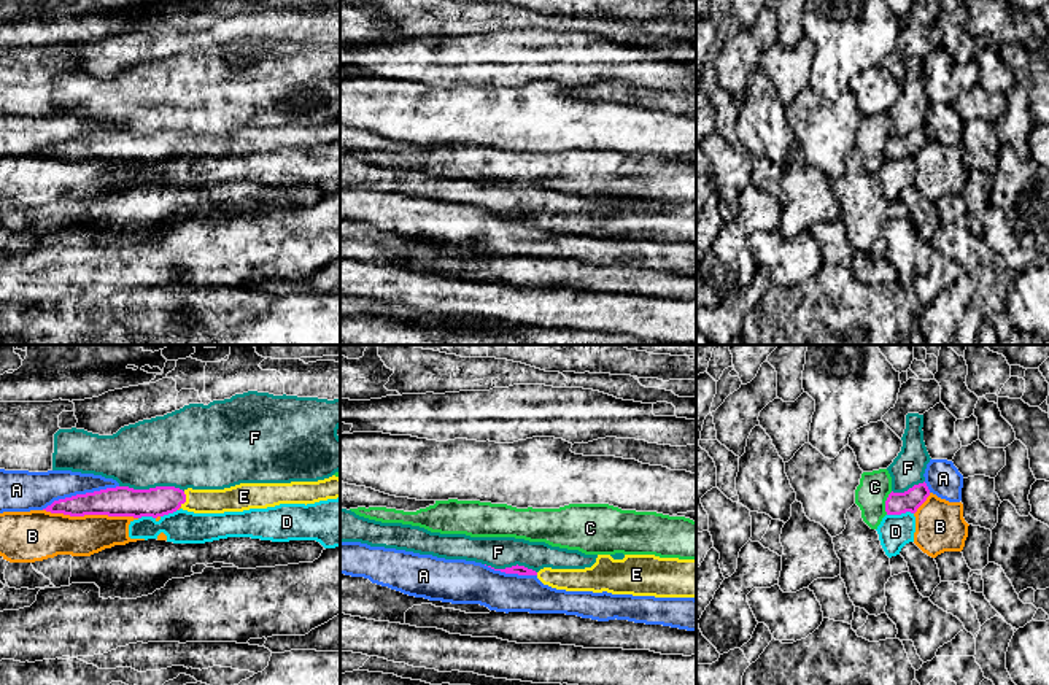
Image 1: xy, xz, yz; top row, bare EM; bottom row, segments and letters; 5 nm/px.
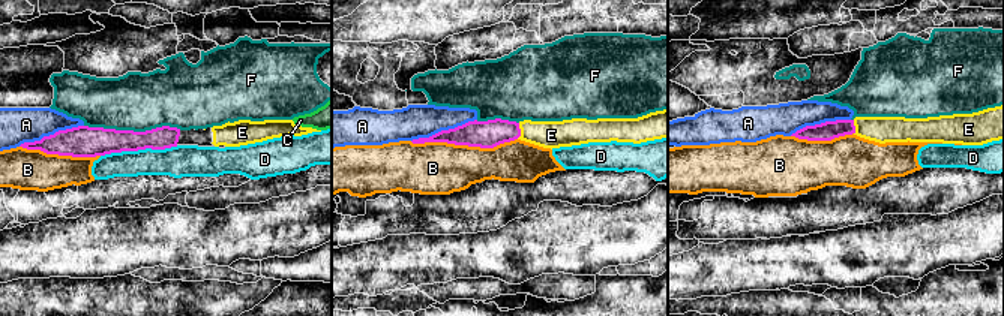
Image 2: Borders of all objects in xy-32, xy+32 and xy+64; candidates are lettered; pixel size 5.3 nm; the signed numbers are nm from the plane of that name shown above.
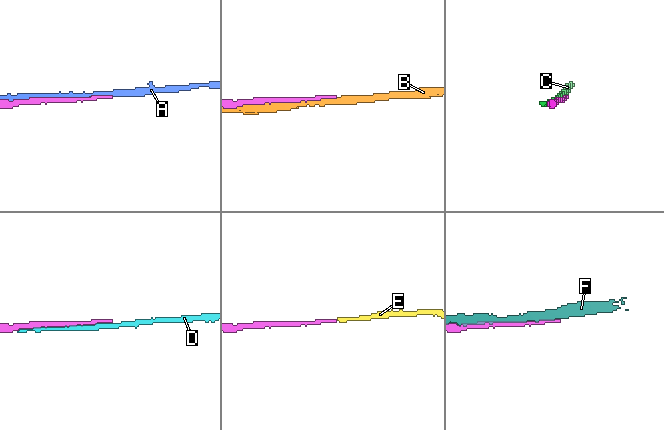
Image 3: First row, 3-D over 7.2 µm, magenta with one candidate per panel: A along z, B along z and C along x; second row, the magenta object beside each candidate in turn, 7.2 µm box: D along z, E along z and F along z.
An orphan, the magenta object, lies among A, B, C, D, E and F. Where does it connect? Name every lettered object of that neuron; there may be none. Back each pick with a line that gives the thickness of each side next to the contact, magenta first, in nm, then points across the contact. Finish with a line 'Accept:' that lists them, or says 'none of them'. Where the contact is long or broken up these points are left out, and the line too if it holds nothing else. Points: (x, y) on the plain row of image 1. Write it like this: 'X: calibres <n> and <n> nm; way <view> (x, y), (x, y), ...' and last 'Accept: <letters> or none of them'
E: calibres 150 and 130 nm; way xy (159, 145), (185, 143), (229, 143)
Accept: E

